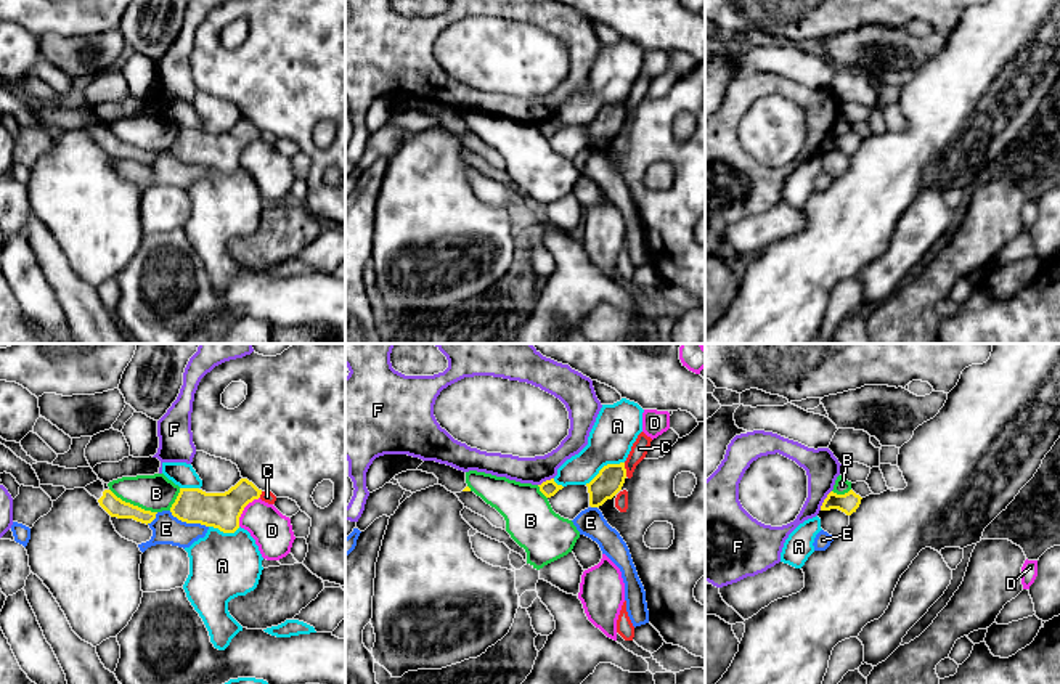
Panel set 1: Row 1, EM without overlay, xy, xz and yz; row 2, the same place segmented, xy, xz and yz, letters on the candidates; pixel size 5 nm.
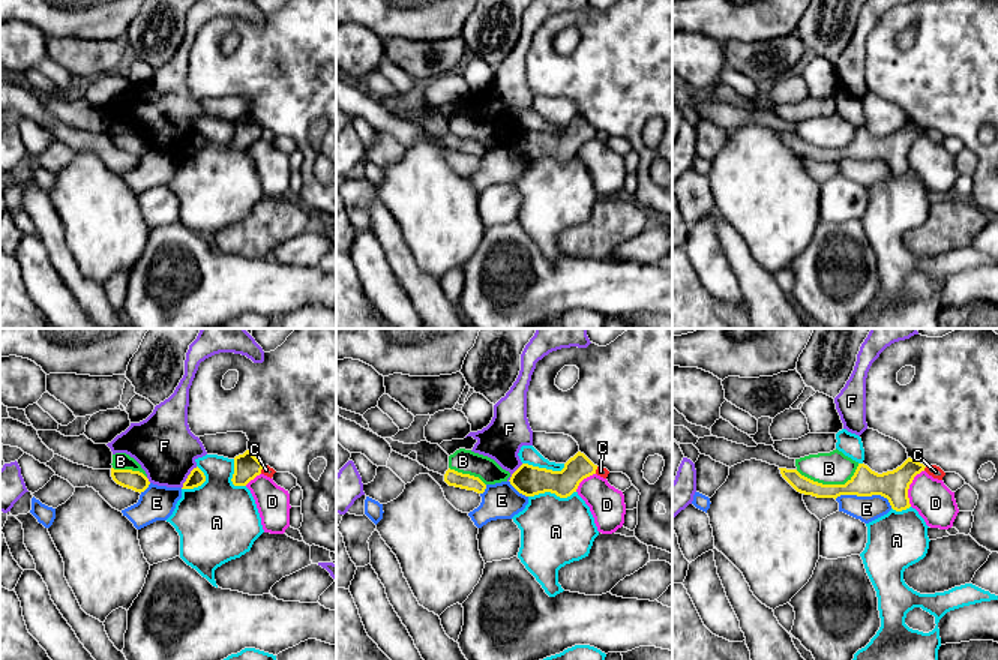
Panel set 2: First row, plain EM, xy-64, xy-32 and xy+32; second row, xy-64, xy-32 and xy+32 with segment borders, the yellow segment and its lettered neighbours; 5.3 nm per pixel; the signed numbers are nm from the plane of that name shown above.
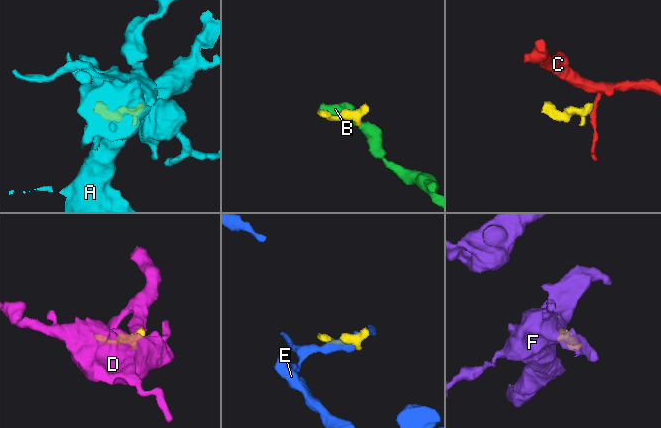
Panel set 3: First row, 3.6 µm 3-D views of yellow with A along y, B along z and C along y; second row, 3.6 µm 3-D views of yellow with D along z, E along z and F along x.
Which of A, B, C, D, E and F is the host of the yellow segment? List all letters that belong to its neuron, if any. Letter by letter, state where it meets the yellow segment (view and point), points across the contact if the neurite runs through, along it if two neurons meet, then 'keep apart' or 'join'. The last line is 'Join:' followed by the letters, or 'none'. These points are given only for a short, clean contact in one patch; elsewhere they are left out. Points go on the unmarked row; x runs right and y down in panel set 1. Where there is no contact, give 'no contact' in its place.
A: contact xz (604, 106); keep apart
B: contact xy (132, 145); border xy (110, 129), (122, 140), (156, 153); keep apart
C: contact xz (625, 109); border xz (623, 103), (627, 116); keep apart
D: contact xy (243, 150); border xy (259, 137), (244, 148), (238, 166); keep apart
E: contact xy (188, 162); keep apart
F: contact yz (824, 140); keep apart
Join: none

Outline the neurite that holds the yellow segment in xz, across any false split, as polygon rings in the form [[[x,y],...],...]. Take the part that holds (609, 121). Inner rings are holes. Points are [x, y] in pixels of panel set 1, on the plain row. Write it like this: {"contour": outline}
{"contour": [[[625,103],[604,106],[599,114],[589,124],[586,124],[589,146],[599,148],[607,140],[612,140],[622,130],[625,119]]]}

